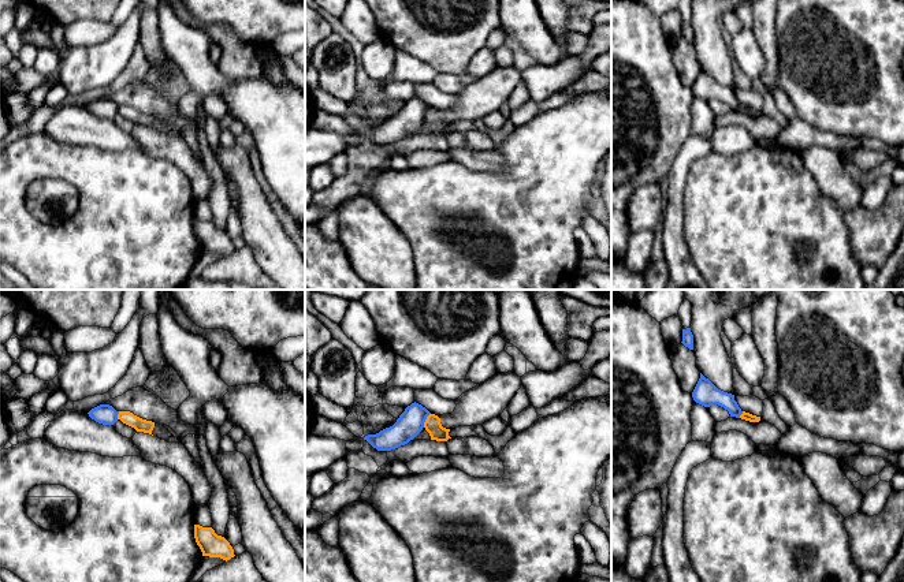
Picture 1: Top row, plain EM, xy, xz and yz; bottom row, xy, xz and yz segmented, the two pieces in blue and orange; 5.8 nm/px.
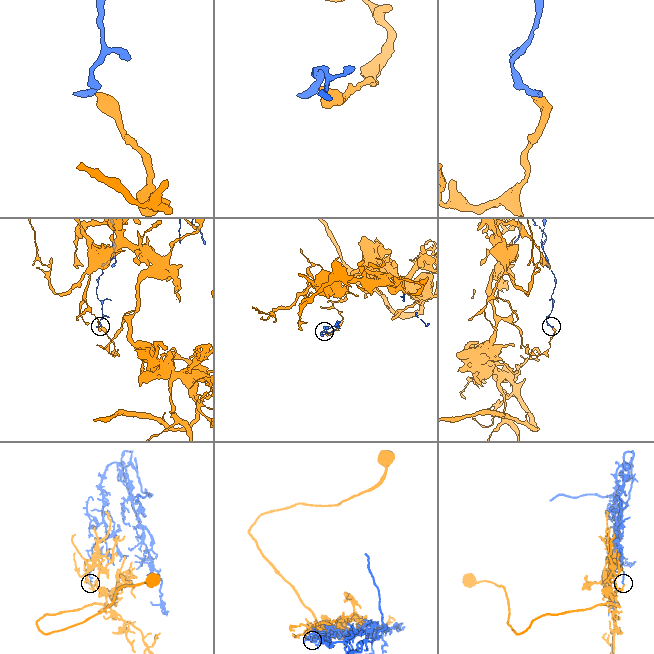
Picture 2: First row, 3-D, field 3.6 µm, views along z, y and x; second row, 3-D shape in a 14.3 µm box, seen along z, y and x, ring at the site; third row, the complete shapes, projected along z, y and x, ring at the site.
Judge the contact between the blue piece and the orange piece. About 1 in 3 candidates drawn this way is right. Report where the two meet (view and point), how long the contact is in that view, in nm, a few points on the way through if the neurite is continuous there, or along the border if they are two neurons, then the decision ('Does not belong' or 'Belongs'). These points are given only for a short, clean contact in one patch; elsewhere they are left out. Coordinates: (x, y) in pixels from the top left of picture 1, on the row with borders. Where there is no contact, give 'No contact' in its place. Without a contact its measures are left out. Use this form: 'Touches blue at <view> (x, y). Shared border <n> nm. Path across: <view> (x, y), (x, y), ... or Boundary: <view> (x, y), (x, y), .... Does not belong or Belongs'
Touches blue at xz (426, 418). Shared border 100 nm. Boundary: xz (430, 413), (423, 426). Does not belong

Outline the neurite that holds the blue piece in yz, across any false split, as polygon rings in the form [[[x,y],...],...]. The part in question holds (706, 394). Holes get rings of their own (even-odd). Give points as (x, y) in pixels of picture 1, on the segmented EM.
[[[700,373],[700,378],[692,392],[692,398],[696,403],[710,407],[718,404],[729,411],[730,417],[740,418],[743,414],[734,395],[718,389],[708,378]]]

